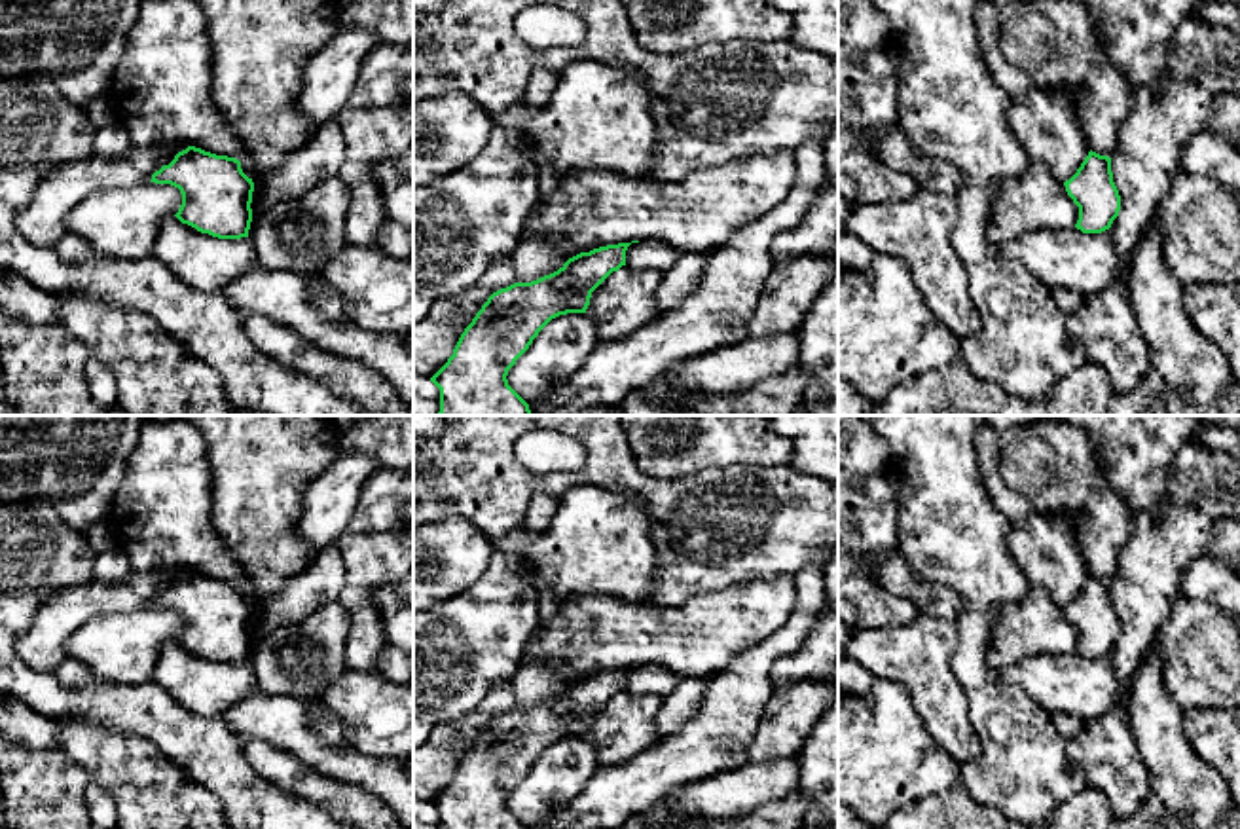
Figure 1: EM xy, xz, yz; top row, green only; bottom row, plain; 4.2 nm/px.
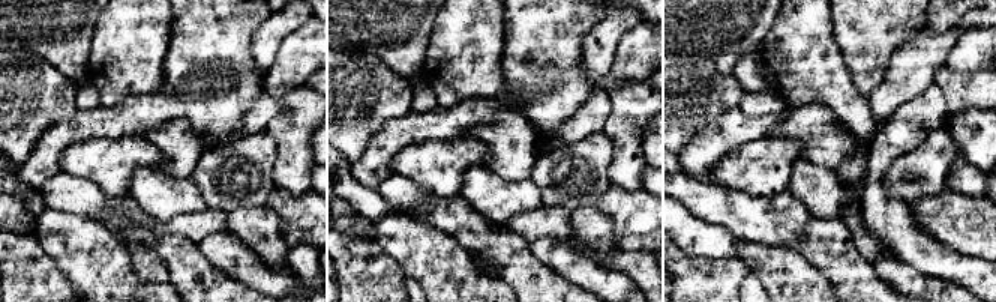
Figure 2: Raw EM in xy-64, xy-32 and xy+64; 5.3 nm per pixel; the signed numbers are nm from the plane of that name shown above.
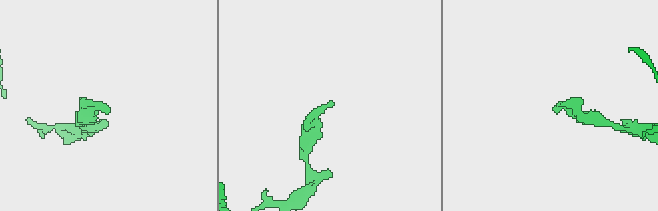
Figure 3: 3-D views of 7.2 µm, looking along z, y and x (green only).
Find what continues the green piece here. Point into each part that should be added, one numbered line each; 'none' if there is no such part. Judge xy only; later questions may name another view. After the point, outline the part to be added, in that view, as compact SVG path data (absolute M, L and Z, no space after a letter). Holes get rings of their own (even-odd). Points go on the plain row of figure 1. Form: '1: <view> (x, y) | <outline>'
none

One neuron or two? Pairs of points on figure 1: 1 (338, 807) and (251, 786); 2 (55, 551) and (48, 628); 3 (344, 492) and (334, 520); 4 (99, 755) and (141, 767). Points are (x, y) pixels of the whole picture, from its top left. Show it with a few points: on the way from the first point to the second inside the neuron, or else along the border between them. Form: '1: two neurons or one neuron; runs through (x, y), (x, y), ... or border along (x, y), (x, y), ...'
1: two neurons; border along (260, 776), (323, 809)
2: two neurons; border along (93, 579), (57, 589), (36, 613), (27, 632)
3: one neuron; runs through (336, 499), (334, 513)
4: one neuron; runs through (109, 757), (131, 767)

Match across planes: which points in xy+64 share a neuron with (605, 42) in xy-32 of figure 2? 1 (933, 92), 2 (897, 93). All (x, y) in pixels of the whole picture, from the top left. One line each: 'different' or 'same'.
1: different
2: same

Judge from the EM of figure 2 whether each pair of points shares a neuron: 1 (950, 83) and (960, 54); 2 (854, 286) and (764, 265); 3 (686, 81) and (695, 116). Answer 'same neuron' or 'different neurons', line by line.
1: different neurons
2: different neurons
3: same neuron

